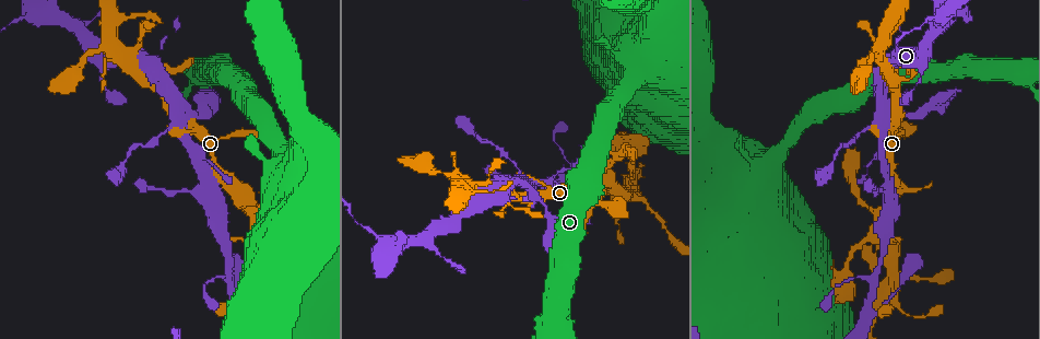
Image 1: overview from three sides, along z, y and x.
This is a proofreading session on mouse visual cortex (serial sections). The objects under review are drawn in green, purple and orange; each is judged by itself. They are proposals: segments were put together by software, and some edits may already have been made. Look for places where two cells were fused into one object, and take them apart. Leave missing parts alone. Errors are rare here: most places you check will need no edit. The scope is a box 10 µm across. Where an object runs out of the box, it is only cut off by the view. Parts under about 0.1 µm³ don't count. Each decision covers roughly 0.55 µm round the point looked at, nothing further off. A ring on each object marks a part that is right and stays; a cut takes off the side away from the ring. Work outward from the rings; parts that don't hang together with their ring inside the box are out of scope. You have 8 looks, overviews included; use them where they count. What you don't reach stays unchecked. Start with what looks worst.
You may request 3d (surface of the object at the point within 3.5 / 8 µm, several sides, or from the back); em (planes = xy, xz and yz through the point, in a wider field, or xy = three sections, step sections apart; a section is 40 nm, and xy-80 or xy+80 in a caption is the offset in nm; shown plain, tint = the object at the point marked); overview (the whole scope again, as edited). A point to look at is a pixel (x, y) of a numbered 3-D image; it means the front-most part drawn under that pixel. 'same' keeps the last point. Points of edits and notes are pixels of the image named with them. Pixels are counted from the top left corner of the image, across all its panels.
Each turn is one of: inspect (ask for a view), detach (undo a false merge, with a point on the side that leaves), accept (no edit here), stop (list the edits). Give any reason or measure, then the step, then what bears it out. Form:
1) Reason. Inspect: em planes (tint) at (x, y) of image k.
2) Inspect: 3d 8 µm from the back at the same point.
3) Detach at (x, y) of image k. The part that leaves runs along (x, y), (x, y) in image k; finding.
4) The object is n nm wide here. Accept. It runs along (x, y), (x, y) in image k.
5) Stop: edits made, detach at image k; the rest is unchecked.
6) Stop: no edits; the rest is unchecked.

Inspect: 3d 8 µm at (876, 236) of image 1.

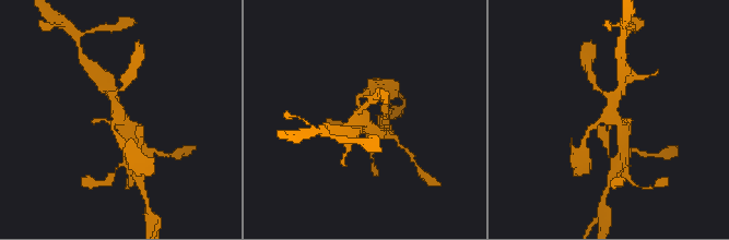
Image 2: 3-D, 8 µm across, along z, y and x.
Shape alone is not enough. Inspect: em planes (tint) at the same point.

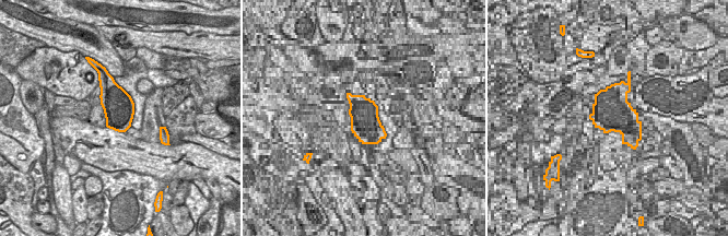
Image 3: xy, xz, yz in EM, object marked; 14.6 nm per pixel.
Accept. It runs along (112, 87), (120, 118), (132, 136) in image 2; all the same cell.

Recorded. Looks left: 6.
Four-way junction. Inspect: 3d 3.5 µm at (174, 99) of image 1.

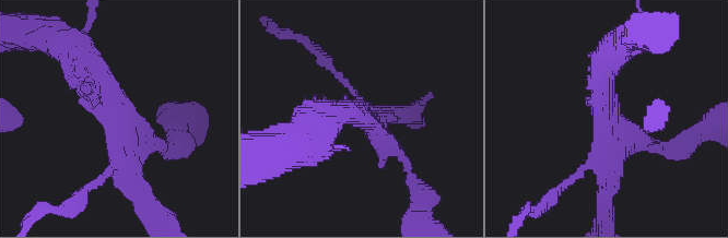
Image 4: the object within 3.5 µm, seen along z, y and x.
4 arms meet here; the arms are 200, 300, 300, 400 nm wide; shape alone is not enough. Inspect: em xy step 2 (tint) at (601, 114) of image 4.

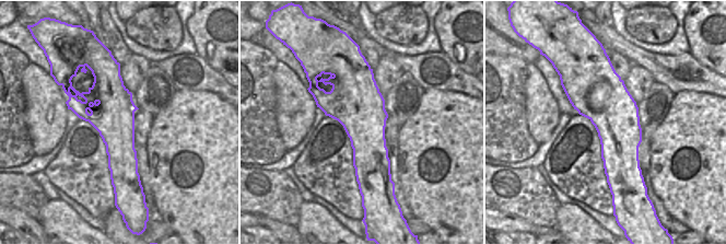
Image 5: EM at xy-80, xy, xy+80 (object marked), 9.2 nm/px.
Cut it another way. Inspect: em xy step 3 (tint) at the same point.

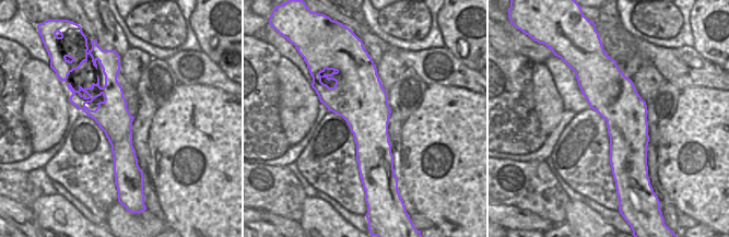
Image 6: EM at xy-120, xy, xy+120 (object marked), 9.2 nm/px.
Accept. One cell here.

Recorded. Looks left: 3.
Three-way junction. Inspect: 3d 3.5 µm at (868, 315) of image 1.

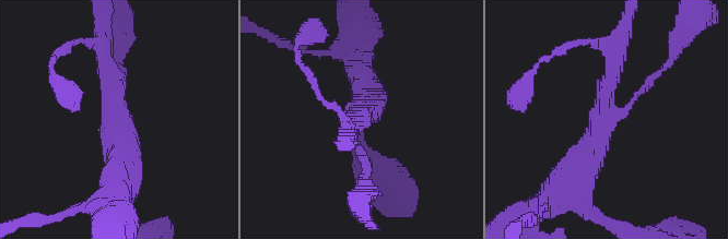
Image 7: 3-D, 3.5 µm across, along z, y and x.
Inspect: em xy step 2 (tint) at (112, 113) of image 7.

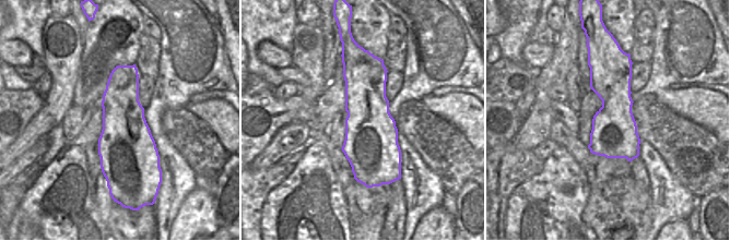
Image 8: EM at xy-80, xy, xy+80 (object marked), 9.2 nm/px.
Another direction. Inspect: em xy step 1 (tint) at the same point.

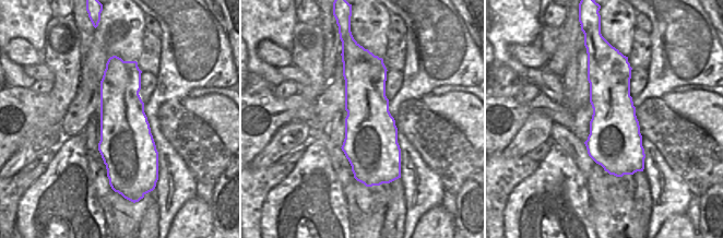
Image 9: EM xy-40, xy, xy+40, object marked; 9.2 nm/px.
3 arms meet here. Accept. It runs along (620, 42), (595, 146), (570, 166) in image 7; one cell here.

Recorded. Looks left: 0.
Stop: no edits; the rest is unchecked.

